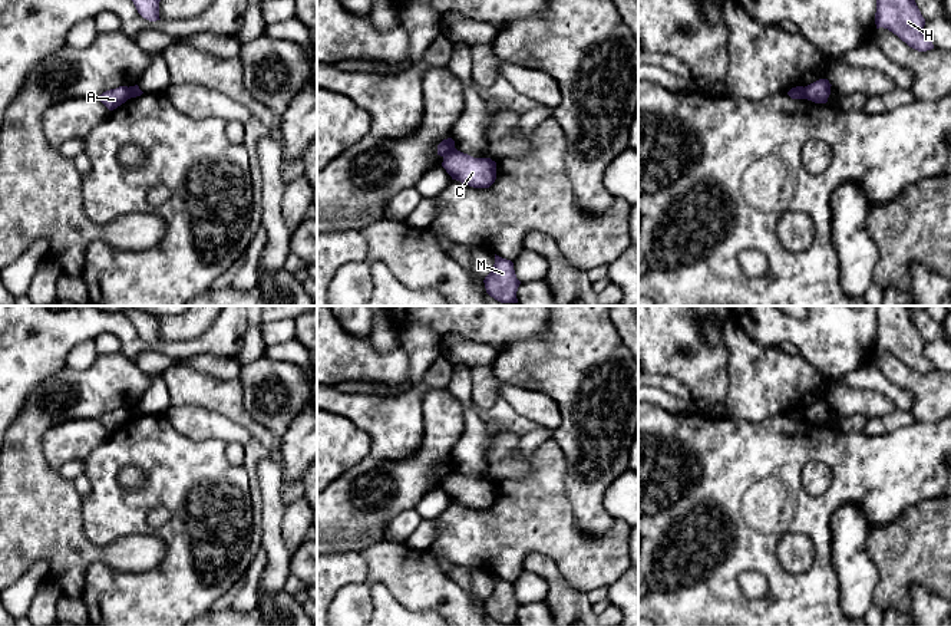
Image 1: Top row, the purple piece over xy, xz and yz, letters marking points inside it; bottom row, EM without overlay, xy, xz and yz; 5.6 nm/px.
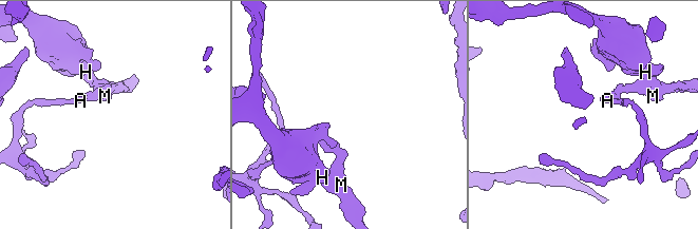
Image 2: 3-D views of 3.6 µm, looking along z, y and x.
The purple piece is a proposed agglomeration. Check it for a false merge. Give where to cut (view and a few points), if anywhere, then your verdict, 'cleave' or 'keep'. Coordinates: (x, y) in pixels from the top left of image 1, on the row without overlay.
xz (455, 470), (443, 478) | cleave

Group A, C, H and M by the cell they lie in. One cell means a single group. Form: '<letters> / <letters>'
A / C H M

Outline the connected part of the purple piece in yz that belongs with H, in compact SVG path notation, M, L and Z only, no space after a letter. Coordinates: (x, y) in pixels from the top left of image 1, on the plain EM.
M876 306L876 350L884 349L918 373L934 370L922 339L907 306Z

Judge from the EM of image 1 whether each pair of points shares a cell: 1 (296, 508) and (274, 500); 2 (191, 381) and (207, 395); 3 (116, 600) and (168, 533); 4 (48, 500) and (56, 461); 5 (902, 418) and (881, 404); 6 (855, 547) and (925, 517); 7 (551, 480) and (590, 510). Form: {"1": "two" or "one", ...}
{"1": "two", "2": "one", "3": "one", "4": "two", "5": "two", "6": "two", "7": "two"}

